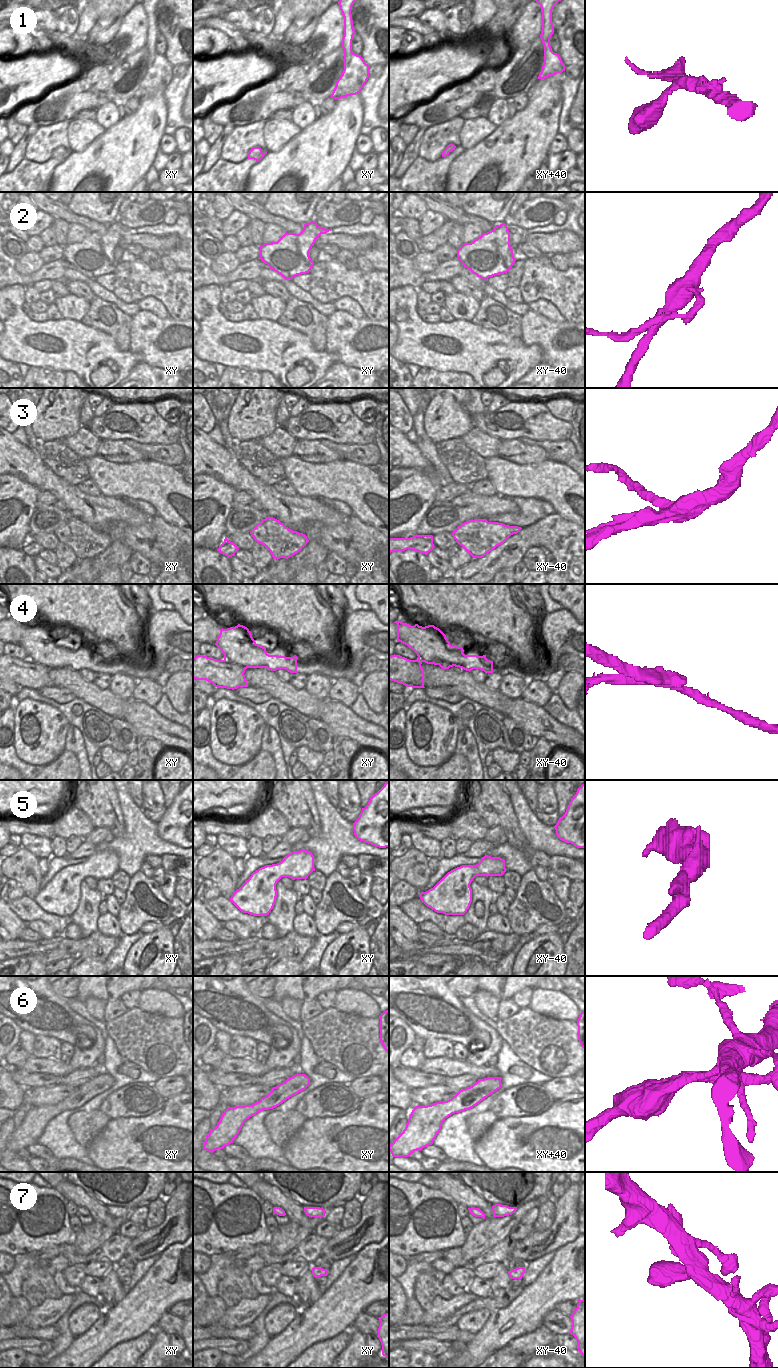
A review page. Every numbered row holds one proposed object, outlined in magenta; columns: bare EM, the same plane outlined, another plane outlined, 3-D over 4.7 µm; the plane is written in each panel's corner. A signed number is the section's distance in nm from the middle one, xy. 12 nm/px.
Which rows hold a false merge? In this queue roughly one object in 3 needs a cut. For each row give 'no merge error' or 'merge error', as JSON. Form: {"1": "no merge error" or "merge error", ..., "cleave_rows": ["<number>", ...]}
{"1": "no merge error", "2": "no merge error", "3": "merge error", "4": "merge error", "5": "no merge error", "6": "merge error", "7": "no merge error", "cleave_rows": ["3", "4", "6"]}

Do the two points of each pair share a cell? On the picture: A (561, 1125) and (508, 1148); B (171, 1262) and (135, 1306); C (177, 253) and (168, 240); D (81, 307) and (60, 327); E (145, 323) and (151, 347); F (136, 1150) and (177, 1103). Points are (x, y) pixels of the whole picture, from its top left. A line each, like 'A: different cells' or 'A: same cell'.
A: same cell
B: same cell
C: different cells
D: different cells
E: same cell
F: same cell

